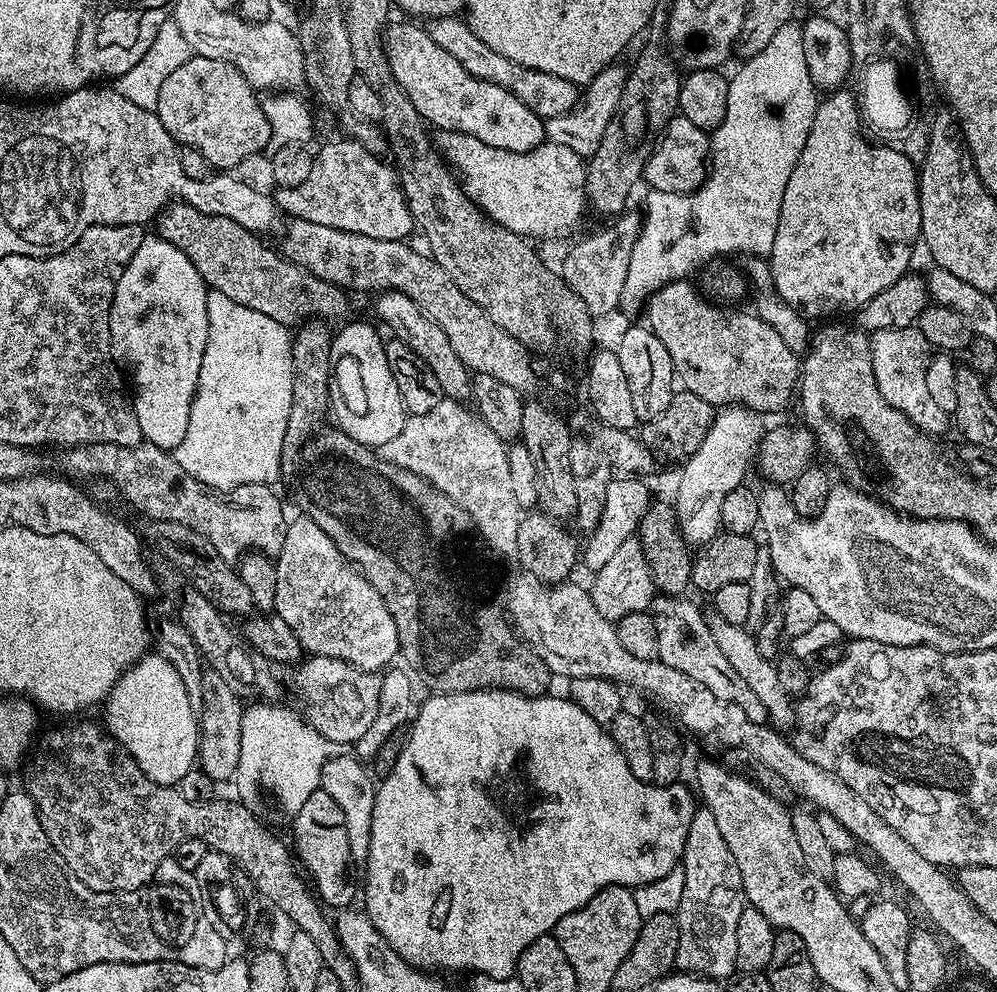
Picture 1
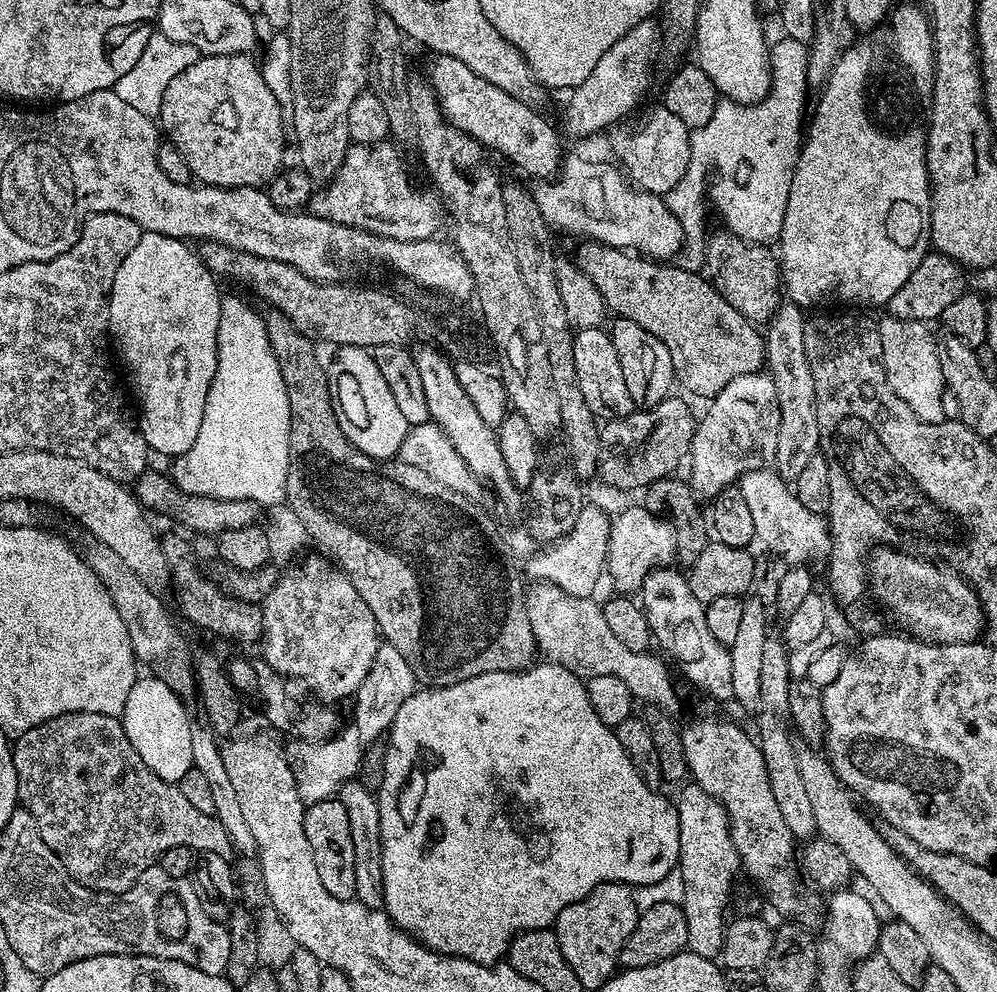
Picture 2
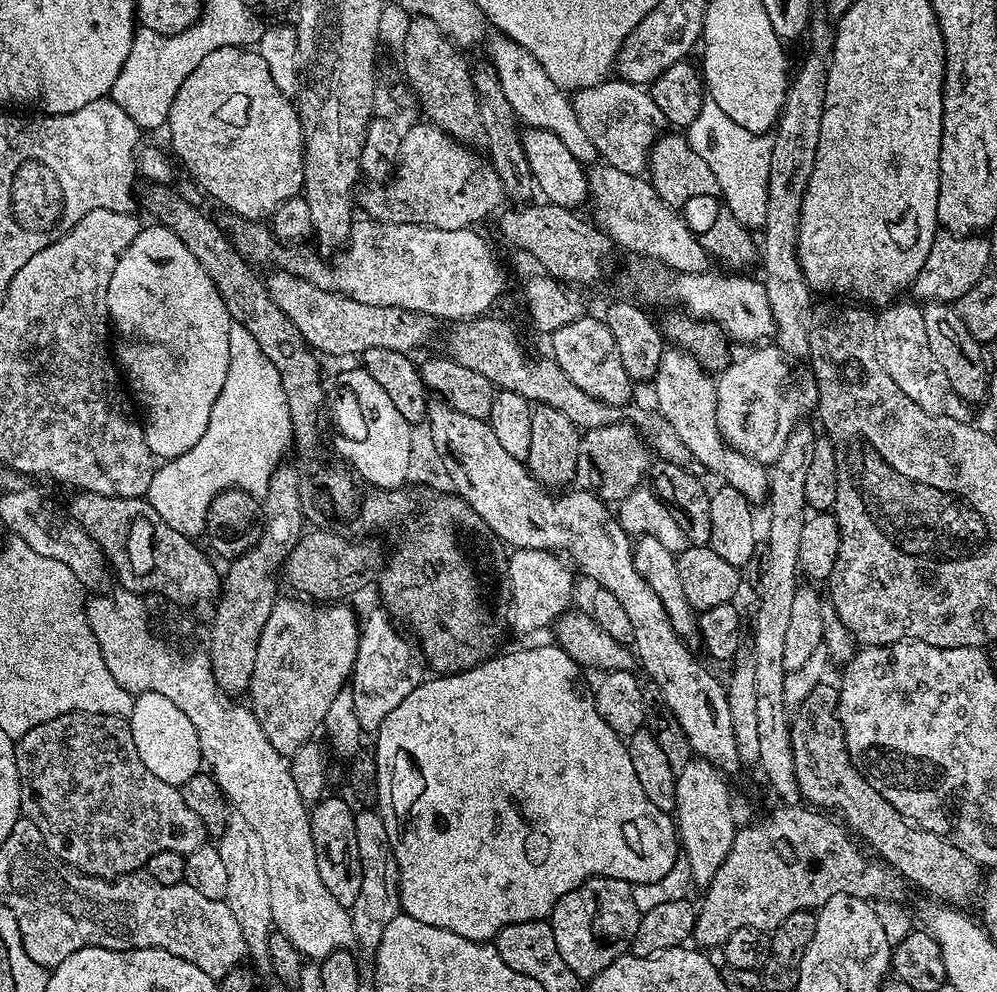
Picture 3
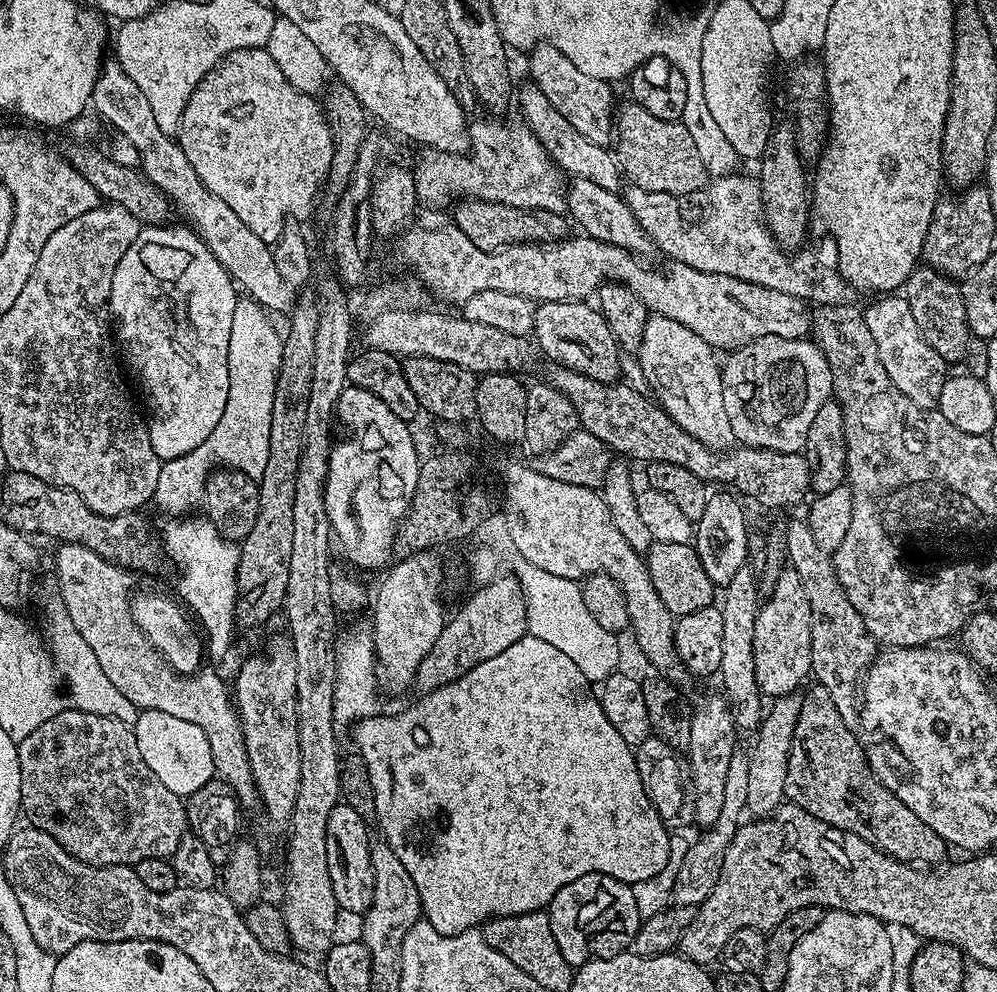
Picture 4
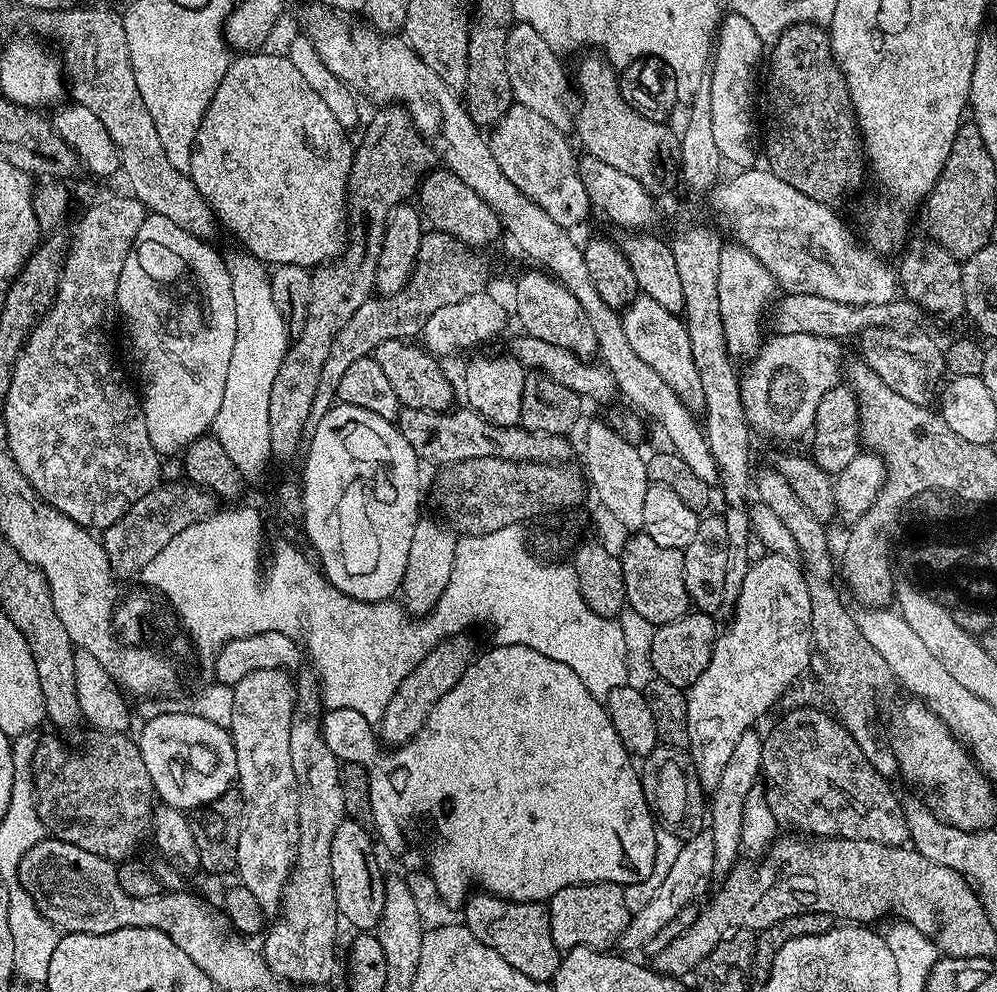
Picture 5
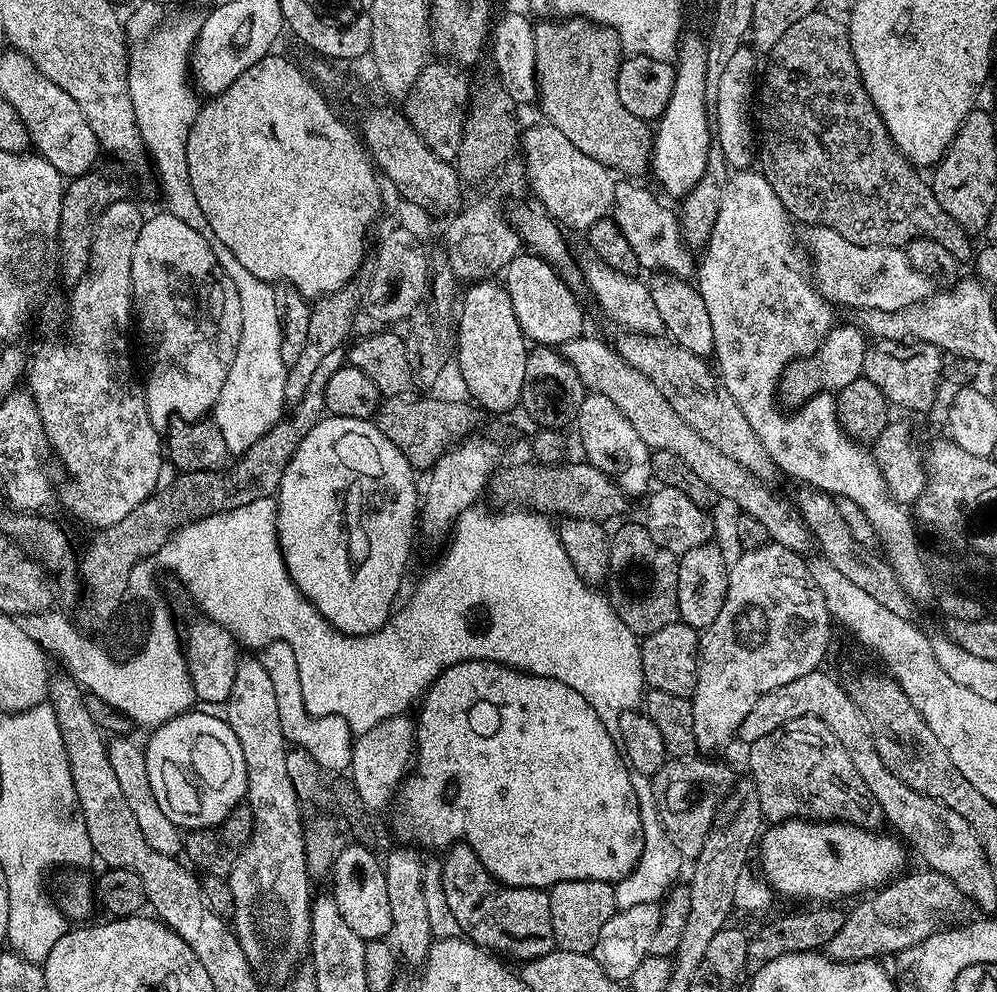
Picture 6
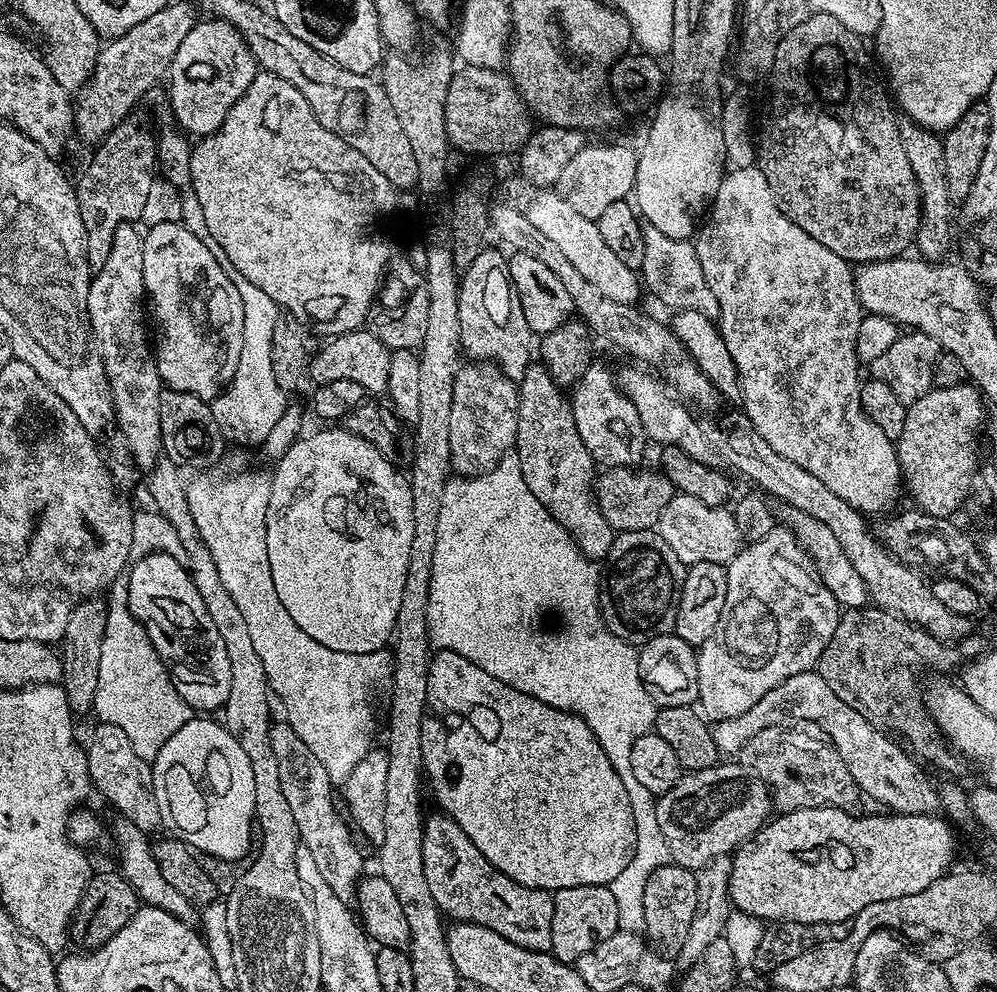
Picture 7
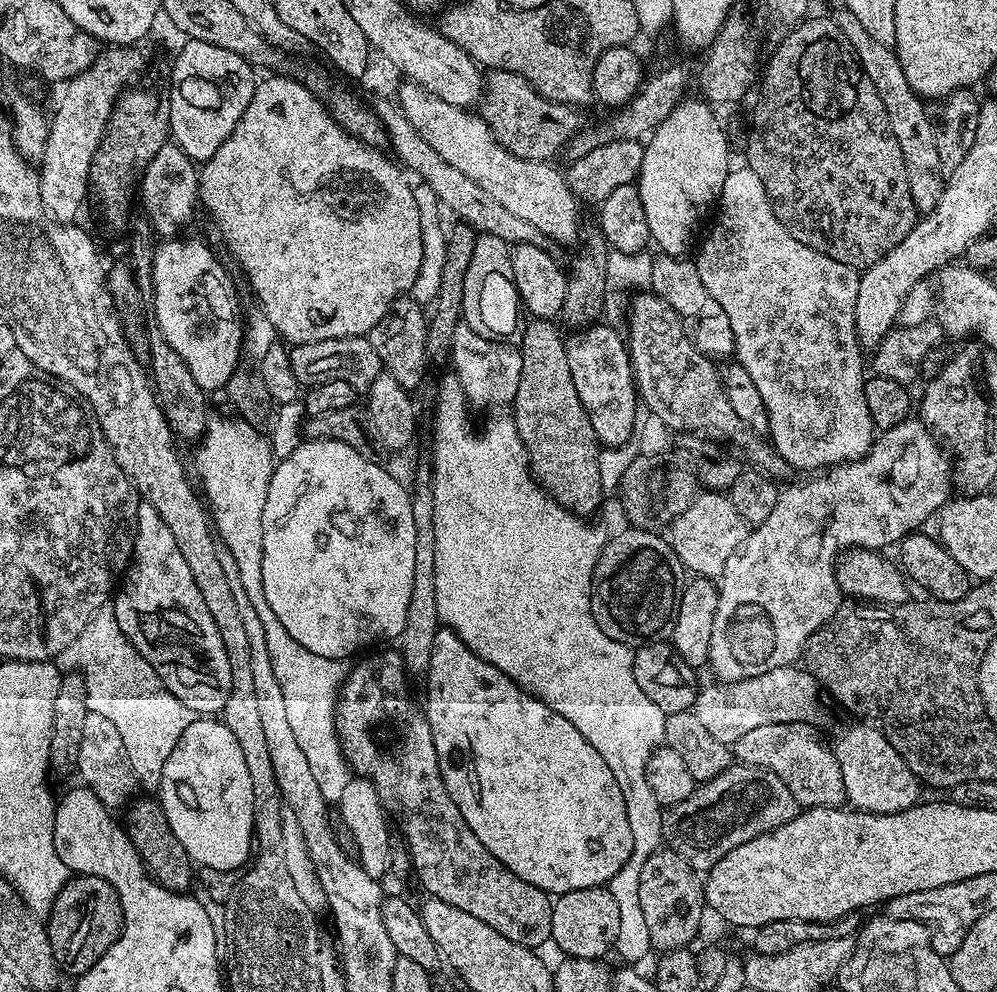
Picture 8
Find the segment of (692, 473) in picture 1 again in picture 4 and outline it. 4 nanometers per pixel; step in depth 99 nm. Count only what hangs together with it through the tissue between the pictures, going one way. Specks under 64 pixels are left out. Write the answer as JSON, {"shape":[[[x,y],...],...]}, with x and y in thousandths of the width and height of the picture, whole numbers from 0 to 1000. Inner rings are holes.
{"shape":[[[760,341],[725,364],[724,399],[739,445],[747,452],[802,456],[816,417],[835,399],[835,378],[826,355],[813,342]]]}

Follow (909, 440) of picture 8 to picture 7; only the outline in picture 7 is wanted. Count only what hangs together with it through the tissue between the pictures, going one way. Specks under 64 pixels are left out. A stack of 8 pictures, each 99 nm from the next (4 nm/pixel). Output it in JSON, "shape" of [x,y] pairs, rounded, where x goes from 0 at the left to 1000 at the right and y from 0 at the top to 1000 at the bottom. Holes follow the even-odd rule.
{"shape":[[[788,530],[775,531],[774,536],[768,538],[768,542],[747,547],[743,551],[742,557],[735,565],[731,565],[728,572],[730,575],[728,611],[724,611],[724,623],[720,623],[720,631],[716,631],[716,639],[712,639],[712,643],[708,643],[708,647],[701,650],[698,662],[700,667],[700,700],[702,701],[700,714],[707,727],[710,728],[740,724],[740,720],[748,720],[748,716],[752,716],[752,712],[756,712],[765,702],[772,700],[772,696],[776,696],[776,692],[788,688],[788,683],[792,683],[796,679],[815,676],[818,668],[824,663],[824,655],[828,655],[828,647],[832,647],[832,643],[837,643],[837,635],[845,620],[843,608],[839,606],[837,599],[832,599],[832,595],[828,595],[826,588],[818,580],[813,560],[806,555],[806,551],[799,546],[798,540]]]}

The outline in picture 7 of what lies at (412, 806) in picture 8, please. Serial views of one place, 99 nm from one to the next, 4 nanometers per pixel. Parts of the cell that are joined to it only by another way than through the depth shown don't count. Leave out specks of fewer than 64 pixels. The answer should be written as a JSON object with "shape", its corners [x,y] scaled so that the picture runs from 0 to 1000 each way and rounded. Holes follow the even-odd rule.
{"shape":[[[444,821],[430,822],[425,828],[425,844],[423,845],[423,873],[427,877],[427,890],[431,893],[431,901],[435,901],[435,909],[442,920],[450,928],[463,931],[487,933],[487,938],[495,938],[495,942],[504,942],[504,946],[512,946],[516,954],[524,954],[528,958],[549,960],[554,955],[552,950],[552,933],[556,929],[555,900],[549,895],[533,895],[516,889],[516,885],[508,885],[504,877],[499,877],[471,849],[471,841],[459,833],[451,824]]]}

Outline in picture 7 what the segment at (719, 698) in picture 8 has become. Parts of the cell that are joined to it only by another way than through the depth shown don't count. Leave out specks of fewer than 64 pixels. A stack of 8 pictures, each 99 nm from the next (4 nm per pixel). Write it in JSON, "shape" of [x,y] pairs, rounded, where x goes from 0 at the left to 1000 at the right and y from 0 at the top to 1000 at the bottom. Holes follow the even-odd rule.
{"shape":[[[817,675],[788,683],[788,688],[776,692],[772,700],[768,700],[760,709],[752,712],[748,720],[740,720],[740,724],[717,727],[713,735],[718,757],[722,760],[741,759],[746,750],[752,748],[756,740],[760,740],[760,736],[768,736],[772,732],[781,730],[793,730],[799,726],[810,726],[813,730],[820,731],[823,738],[841,756],[845,768],[849,768],[849,776],[853,776],[864,799],[870,805],[872,802],[873,805],[888,810],[891,814],[888,816],[892,820],[908,823],[909,821],[939,821],[944,818],[940,791],[935,791],[934,786],[926,778],[928,775],[910,757],[907,759],[895,747],[898,745],[894,741],[888,740],[872,726],[865,724],[861,716],[849,712],[849,708],[845,708],[845,704],[841,704],[841,700],[837,700],[837,696],[828,692],[822,678]]]}

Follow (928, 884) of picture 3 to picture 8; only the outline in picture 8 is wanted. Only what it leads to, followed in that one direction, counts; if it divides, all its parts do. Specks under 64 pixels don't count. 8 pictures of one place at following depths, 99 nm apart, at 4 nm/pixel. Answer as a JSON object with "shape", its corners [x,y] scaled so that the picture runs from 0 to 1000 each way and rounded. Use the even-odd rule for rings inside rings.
{"shape":[[[810,728],[760,732],[744,740],[744,744],[733,751],[734,761],[743,770],[767,774],[769,778],[784,784],[788,796],[796,800],[799,811],[806,815],[838,815],[849,806],[845,778],[838,759],[814,739],[814,733]]]}

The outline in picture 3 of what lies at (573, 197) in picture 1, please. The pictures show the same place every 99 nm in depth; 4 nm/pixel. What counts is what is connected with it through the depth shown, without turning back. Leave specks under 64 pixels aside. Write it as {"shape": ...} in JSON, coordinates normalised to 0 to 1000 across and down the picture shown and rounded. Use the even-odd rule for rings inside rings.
{"shape":[[[605,163],[594,168],[589,170],[593,217],[615,247],[622,249],[623,246],[628,253],[638,254],[634,256],[639,259],[657,262],[675,274],[703,275],[711,269],[711,256],[701,246],[696,234],[686,227],[683,215],[673,210],[645,176],[628,175],[628,171],[620,171]]]}

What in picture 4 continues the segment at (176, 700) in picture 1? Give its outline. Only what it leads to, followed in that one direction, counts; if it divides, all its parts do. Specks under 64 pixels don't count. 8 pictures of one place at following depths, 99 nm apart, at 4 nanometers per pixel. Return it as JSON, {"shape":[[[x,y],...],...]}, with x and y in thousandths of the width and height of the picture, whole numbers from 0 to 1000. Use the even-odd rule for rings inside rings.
{"shape":[[[144,716],[137,721],[134,737],[138,744],[138,756],[142,756],[146,772],[154,776],[162,792],[175,796],[175,800],[182,804],[195,800],[195,796],[203,796],[203,792],[217,782],[211,748],[207,748],[207,740],[195,732],[195,728],[175,724],[175,720],[162,720],[162,716]]]}

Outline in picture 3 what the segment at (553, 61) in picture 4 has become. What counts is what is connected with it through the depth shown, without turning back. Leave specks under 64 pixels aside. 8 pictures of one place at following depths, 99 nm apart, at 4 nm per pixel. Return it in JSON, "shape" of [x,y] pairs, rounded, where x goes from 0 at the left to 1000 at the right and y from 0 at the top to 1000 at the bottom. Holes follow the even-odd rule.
{"shape":[[[607,79],[596,87],[581,90],[573,102],[584,132],[588,139],[592,139],[599,158],[605,164],[637,177],[649,170],[650,157],[665,130],[662,128],[668,125],[664,111],[656,107],[656,99],[649,88],[621,79]]]}

